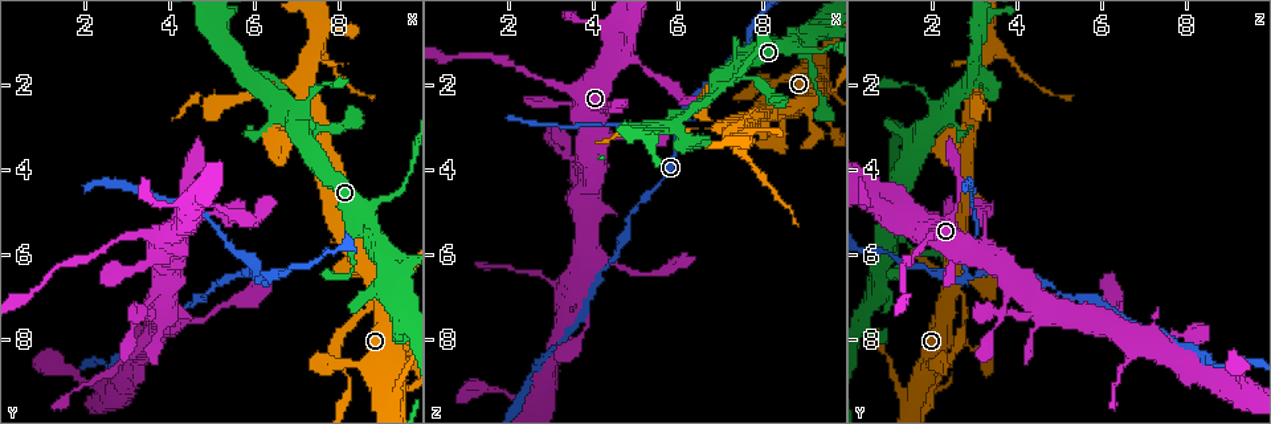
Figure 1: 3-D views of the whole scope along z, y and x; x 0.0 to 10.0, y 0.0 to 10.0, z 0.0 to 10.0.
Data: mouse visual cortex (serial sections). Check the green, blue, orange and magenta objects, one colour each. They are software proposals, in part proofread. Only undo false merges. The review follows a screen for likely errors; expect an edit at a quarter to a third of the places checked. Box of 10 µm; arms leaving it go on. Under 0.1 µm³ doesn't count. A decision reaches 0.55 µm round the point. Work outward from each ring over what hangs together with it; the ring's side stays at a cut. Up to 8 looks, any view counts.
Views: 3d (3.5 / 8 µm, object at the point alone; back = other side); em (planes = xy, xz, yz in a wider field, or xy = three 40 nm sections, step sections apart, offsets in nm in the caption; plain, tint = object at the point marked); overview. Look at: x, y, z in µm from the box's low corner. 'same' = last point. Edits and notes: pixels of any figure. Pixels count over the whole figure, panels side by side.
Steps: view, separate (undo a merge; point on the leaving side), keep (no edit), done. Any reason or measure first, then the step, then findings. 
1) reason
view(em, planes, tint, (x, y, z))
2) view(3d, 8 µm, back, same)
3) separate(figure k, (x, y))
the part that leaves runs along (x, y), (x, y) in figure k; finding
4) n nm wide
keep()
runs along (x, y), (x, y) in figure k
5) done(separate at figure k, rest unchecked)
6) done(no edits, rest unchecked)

sudden change in width
view(3d, 8 µm, (3.10, 5.55, 2.05))

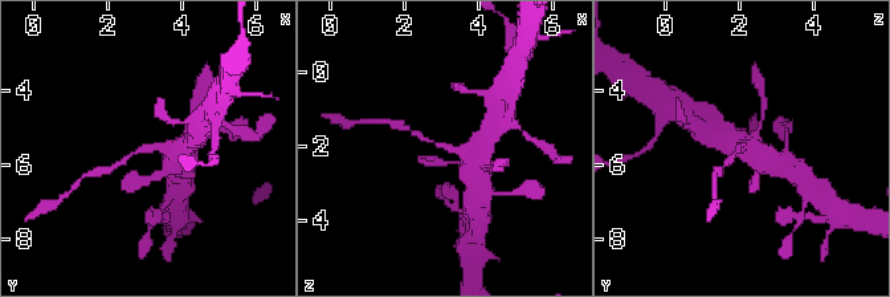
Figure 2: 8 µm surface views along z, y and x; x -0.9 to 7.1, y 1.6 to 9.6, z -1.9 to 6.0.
view(3d, 3.5 µm, same)

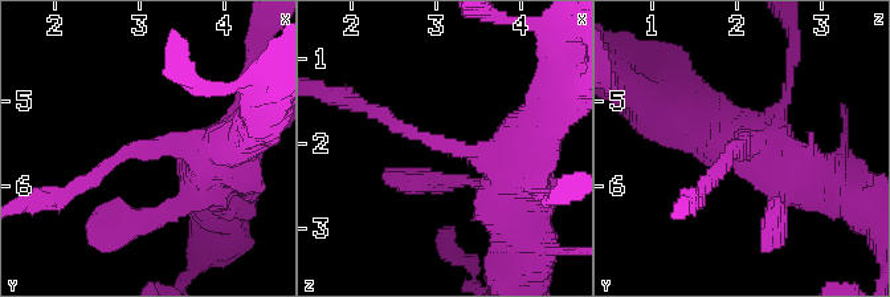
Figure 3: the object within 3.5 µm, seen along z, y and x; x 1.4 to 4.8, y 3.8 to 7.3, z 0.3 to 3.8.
need the tissue
view(em, xy, step 5, tint, (3.05, 5.55, 2.00))

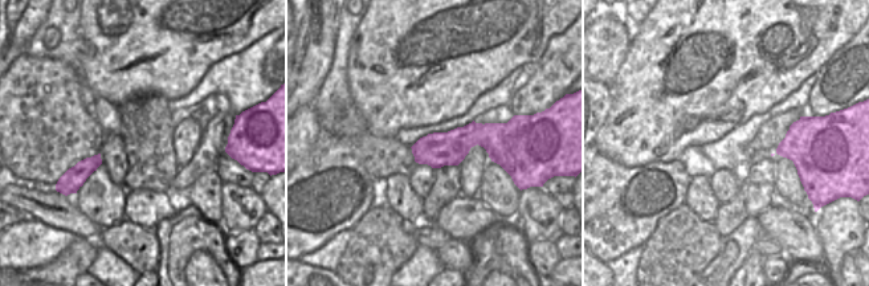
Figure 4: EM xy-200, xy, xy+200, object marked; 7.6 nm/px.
separate(figure 3, (411, 131))
border along (482, 125), (461, 137), (460, 160) in figure 4; two cells meet here

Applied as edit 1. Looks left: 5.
thin neck
view(3d, 3.5 µm, (9.15, 7.00, 2.35))

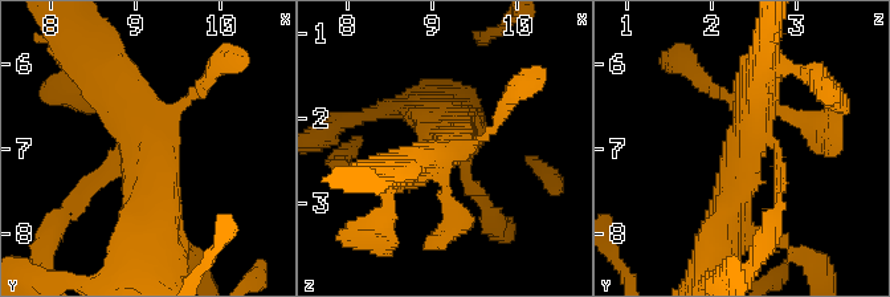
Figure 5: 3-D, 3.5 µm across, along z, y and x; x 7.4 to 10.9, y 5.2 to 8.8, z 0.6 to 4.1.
need the tissue
view(em, xy, step 2, tint, (9.10, 6.95, 2.35))

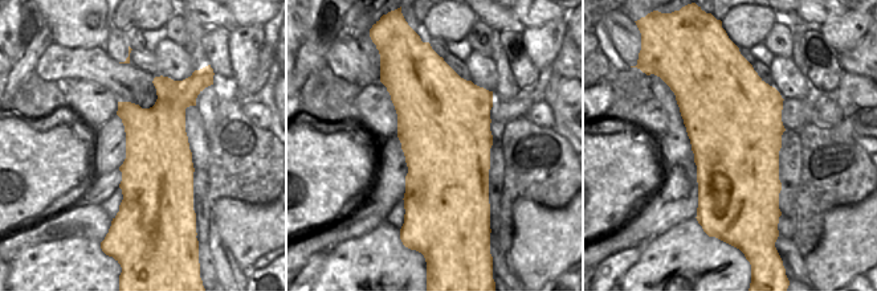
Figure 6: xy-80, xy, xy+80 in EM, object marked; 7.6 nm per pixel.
cut it another way
view(em, xy, step 3, tint, same)

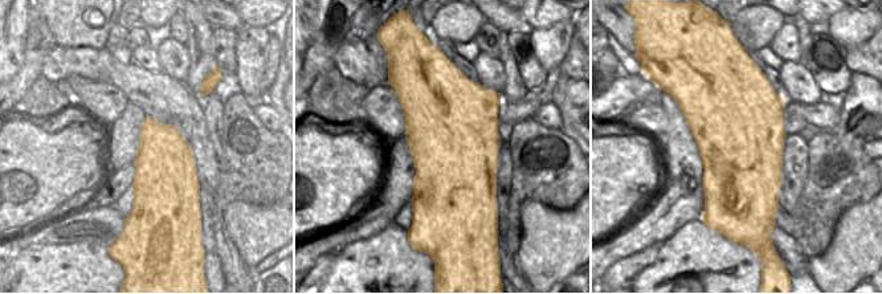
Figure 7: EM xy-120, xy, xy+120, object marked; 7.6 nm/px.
separate(figure 5, (94, 178))
the part that leaves runs along (747, 277), (764, 248), (782, 195) in figure 5; two cells meet here

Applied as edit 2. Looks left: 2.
done(separate at figure 3, separate at figure 5, rest unchecked)

